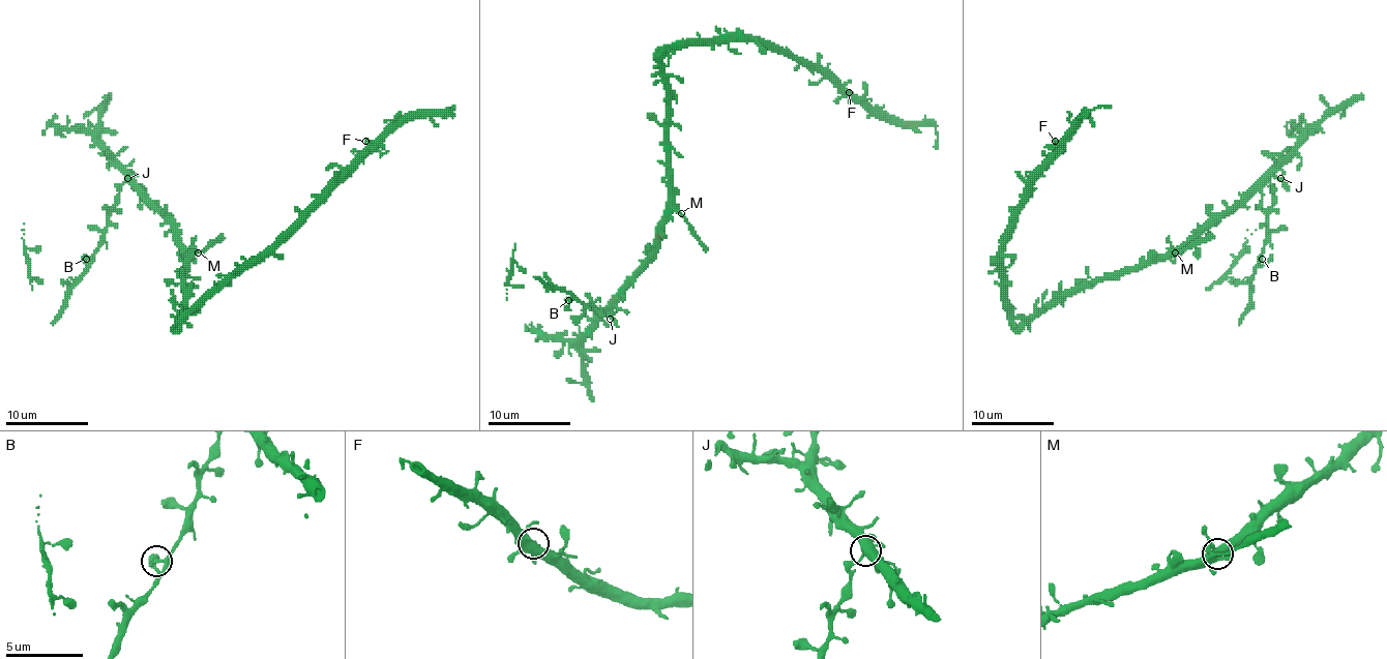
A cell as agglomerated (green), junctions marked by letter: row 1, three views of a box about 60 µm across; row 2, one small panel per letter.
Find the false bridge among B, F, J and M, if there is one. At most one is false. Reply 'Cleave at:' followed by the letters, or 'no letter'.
Cleave at: M

